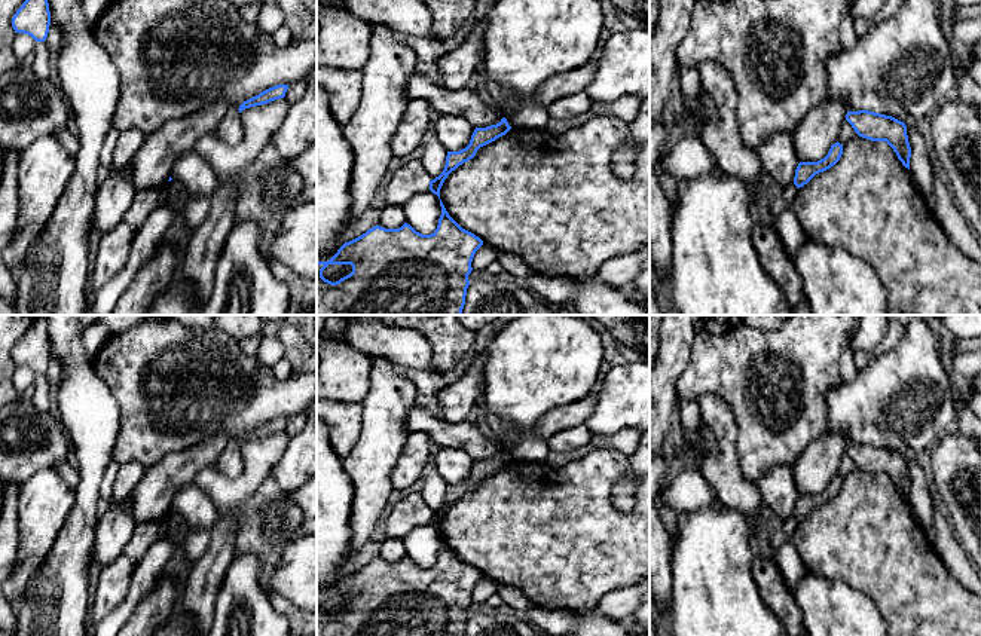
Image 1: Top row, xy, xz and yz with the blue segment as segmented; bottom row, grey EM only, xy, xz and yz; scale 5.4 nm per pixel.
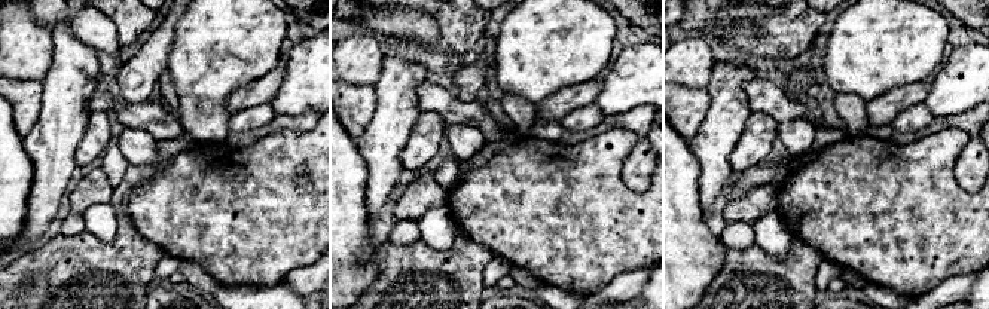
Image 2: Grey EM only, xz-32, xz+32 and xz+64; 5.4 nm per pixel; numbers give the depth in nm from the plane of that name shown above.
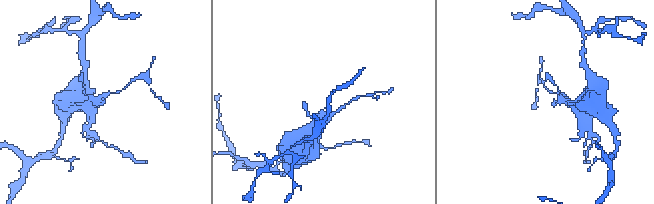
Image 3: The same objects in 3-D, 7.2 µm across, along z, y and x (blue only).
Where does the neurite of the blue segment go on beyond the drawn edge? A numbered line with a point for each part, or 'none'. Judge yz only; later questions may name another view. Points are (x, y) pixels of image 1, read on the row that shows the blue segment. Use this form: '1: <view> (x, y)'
none

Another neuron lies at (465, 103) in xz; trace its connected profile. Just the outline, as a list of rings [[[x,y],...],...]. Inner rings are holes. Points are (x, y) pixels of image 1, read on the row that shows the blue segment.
[[[419,73],[410,76],[406,95],[409,100],[424,100],[440,114],[462,116],[474,129],[496,125],[502,119],[502,113],[488,107],[471,88],[450,91]]]

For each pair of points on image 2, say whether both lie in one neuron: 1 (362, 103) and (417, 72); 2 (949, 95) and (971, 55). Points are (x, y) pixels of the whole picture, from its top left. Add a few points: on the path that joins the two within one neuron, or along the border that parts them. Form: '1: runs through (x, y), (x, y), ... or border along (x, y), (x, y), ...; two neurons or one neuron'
1: border along (374, 85), (375, 110), (366, 129); two neurons
2: runs through (959, 85), (971, 73), (971, 66); one neuron

